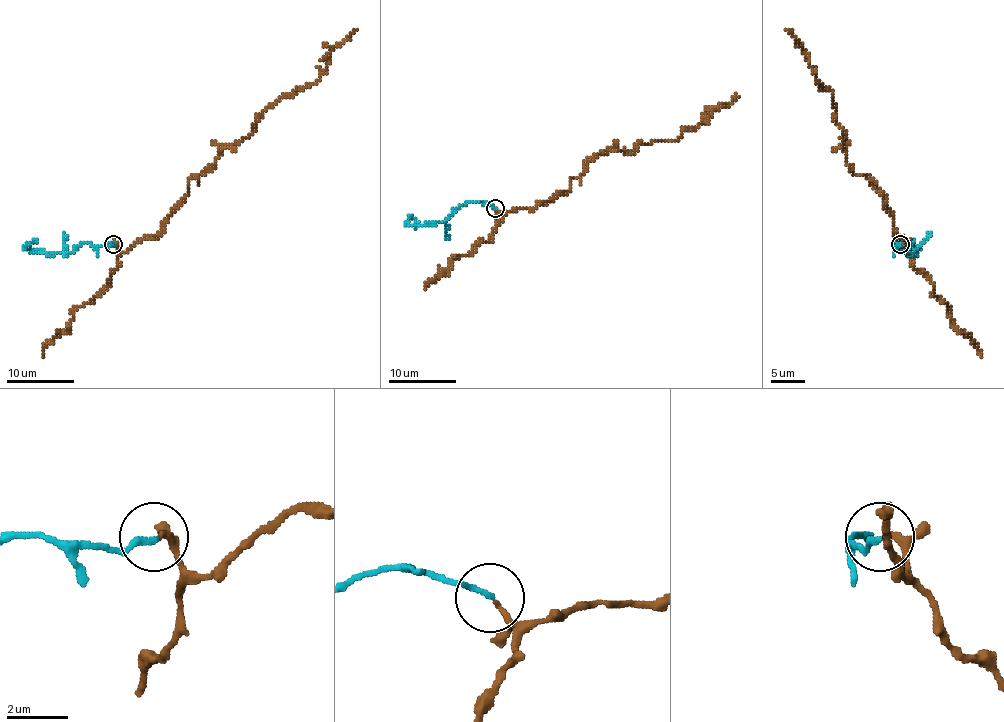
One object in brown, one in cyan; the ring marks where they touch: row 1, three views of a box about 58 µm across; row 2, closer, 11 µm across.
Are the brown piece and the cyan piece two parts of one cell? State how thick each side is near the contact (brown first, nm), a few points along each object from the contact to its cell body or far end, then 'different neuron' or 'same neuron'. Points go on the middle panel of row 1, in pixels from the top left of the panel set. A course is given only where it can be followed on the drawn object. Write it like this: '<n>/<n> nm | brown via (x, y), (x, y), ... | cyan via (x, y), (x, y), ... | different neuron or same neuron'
130/190 nm | brown via (495, 209), (510, 212), (563, 195), (586, 162), (605, 150), (634, 153), (639, 145), (672, 140), (736, 94) | cyan via (495, 207), (470, 201), (458, 206), (445, 219), (421, 226), (409, 224), (409, 217), (419, 222) | same neuron

